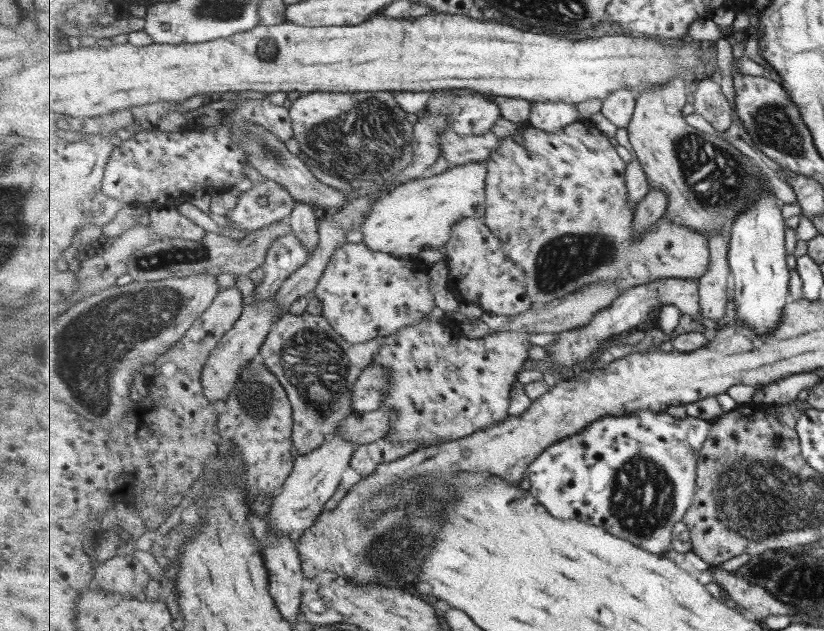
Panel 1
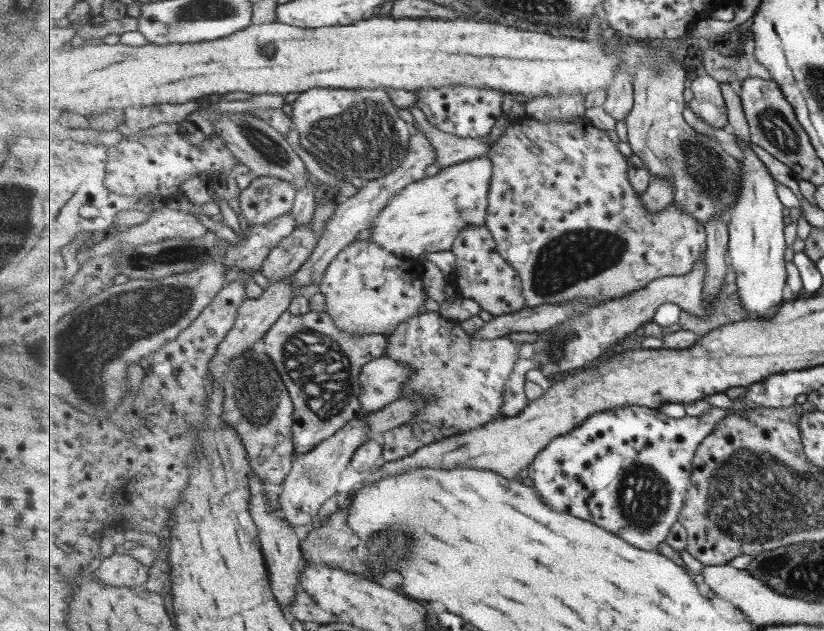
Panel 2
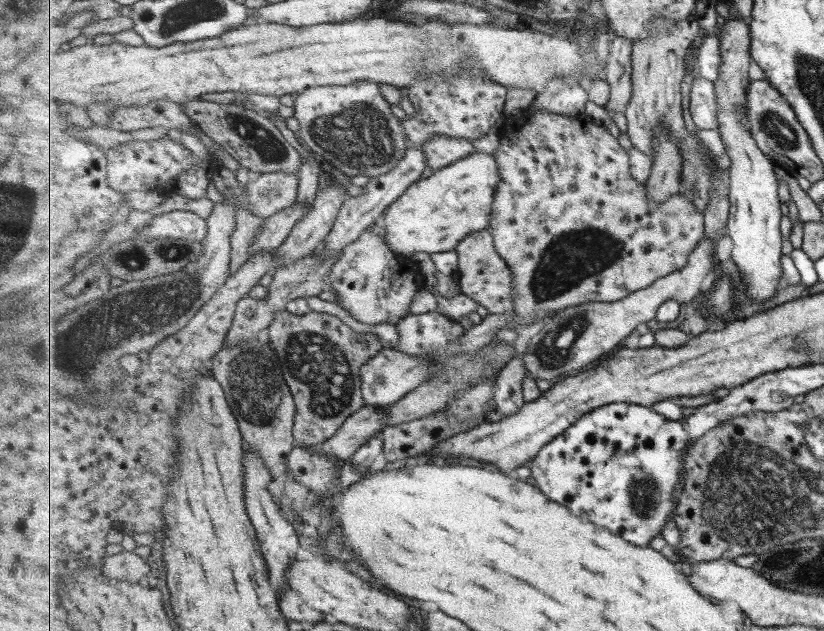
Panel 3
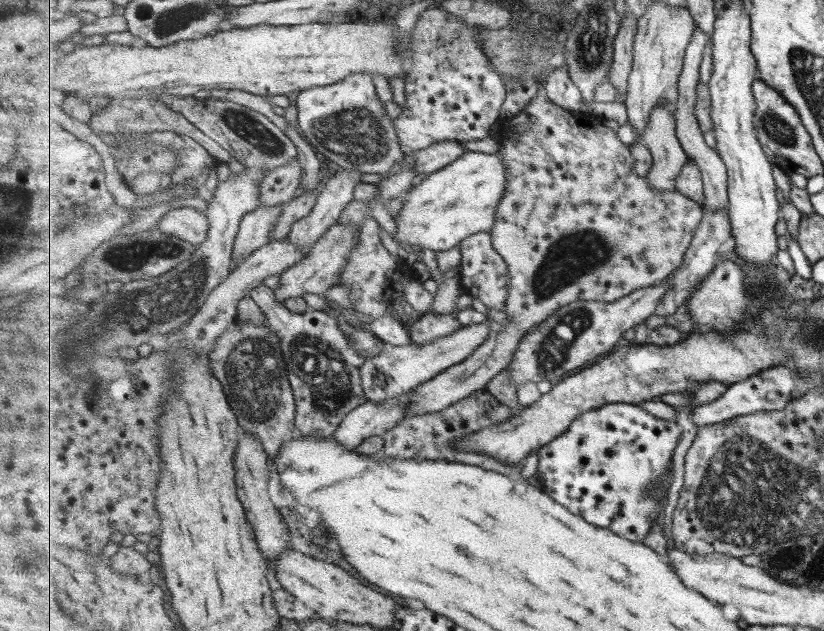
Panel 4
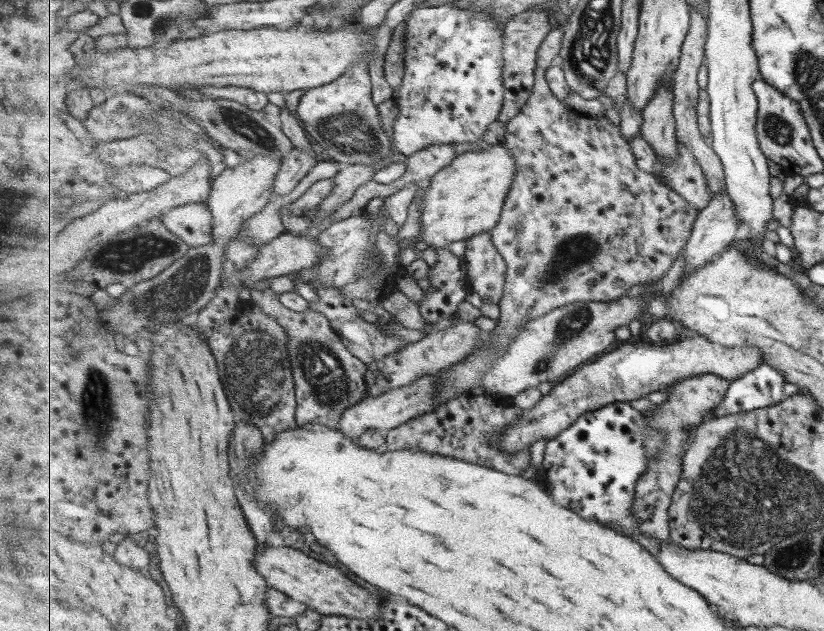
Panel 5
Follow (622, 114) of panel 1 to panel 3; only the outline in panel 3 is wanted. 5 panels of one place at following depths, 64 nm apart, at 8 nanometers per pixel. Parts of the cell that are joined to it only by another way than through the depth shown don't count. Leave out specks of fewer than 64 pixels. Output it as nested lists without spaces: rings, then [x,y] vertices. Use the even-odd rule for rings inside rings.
[[[615,37],[607,61],[605,80],[611,85],[611,99],[606,108],[615,112],[625,113],[633,96],[633,44],[634,40],[631,38]]]

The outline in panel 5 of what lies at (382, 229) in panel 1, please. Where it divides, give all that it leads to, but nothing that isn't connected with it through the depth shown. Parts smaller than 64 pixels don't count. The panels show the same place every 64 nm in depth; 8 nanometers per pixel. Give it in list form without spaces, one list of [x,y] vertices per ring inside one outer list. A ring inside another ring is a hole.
[[[503,144],[456,157],[454,162],[429,180],[429,186],[422,197],[422,239],[432,248],[450,248],[451,242],[491,232],[501,220],[517,172],[514,156]]]

